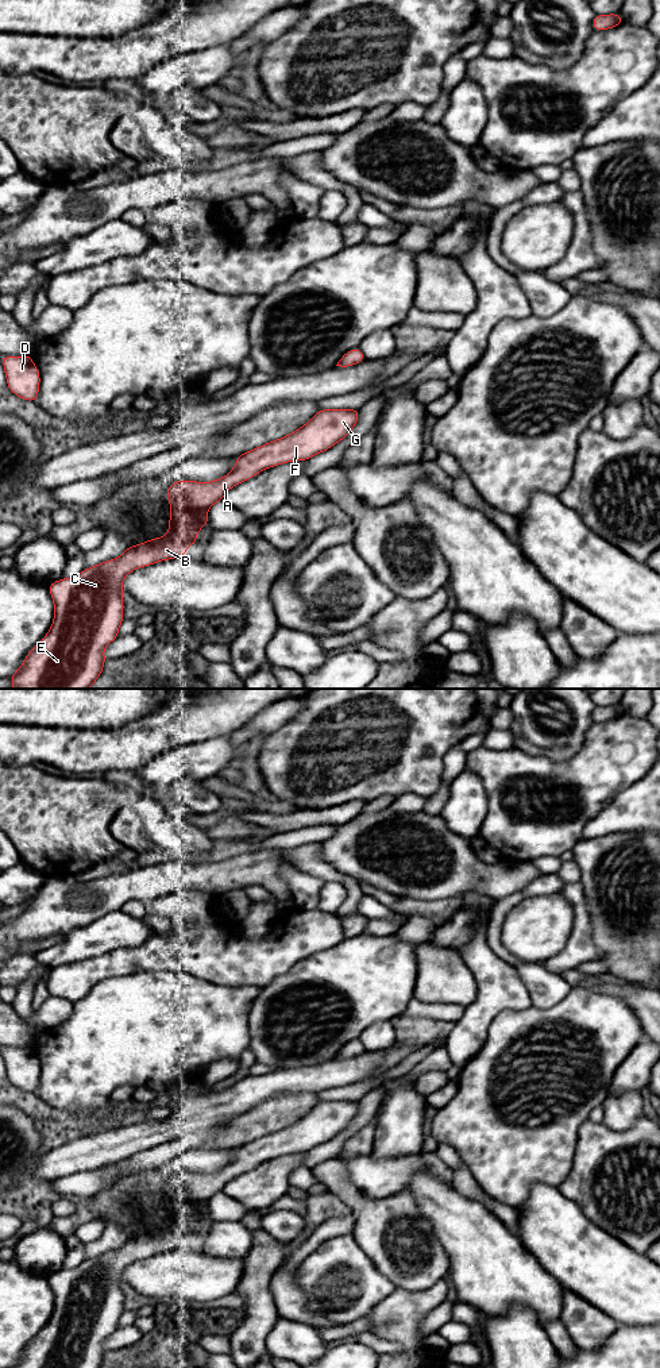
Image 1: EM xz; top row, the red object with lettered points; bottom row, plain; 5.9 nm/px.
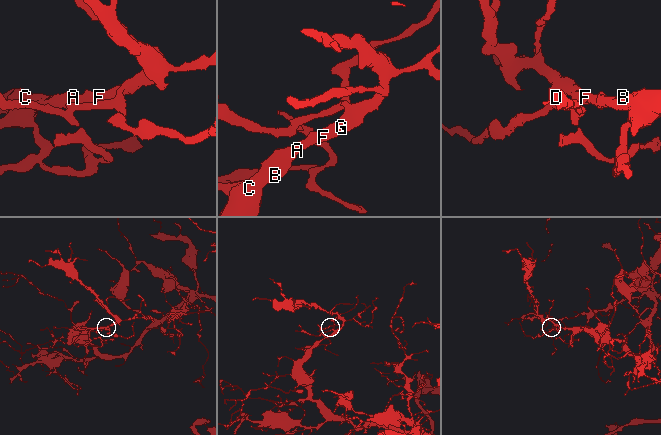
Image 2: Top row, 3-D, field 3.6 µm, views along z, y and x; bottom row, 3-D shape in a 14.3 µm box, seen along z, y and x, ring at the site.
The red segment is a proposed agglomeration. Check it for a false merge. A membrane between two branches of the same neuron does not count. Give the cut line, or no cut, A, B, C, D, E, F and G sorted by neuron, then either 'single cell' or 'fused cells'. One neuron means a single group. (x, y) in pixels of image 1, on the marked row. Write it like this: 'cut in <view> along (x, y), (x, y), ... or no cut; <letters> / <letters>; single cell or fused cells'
no cut; A B C D E F G; single cell

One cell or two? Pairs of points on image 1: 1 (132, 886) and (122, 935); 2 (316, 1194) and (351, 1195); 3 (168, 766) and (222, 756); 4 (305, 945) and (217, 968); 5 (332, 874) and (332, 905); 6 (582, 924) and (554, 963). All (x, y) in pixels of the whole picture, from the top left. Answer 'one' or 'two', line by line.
1: two
2: two
3: one
4: one
5: two
6: one

